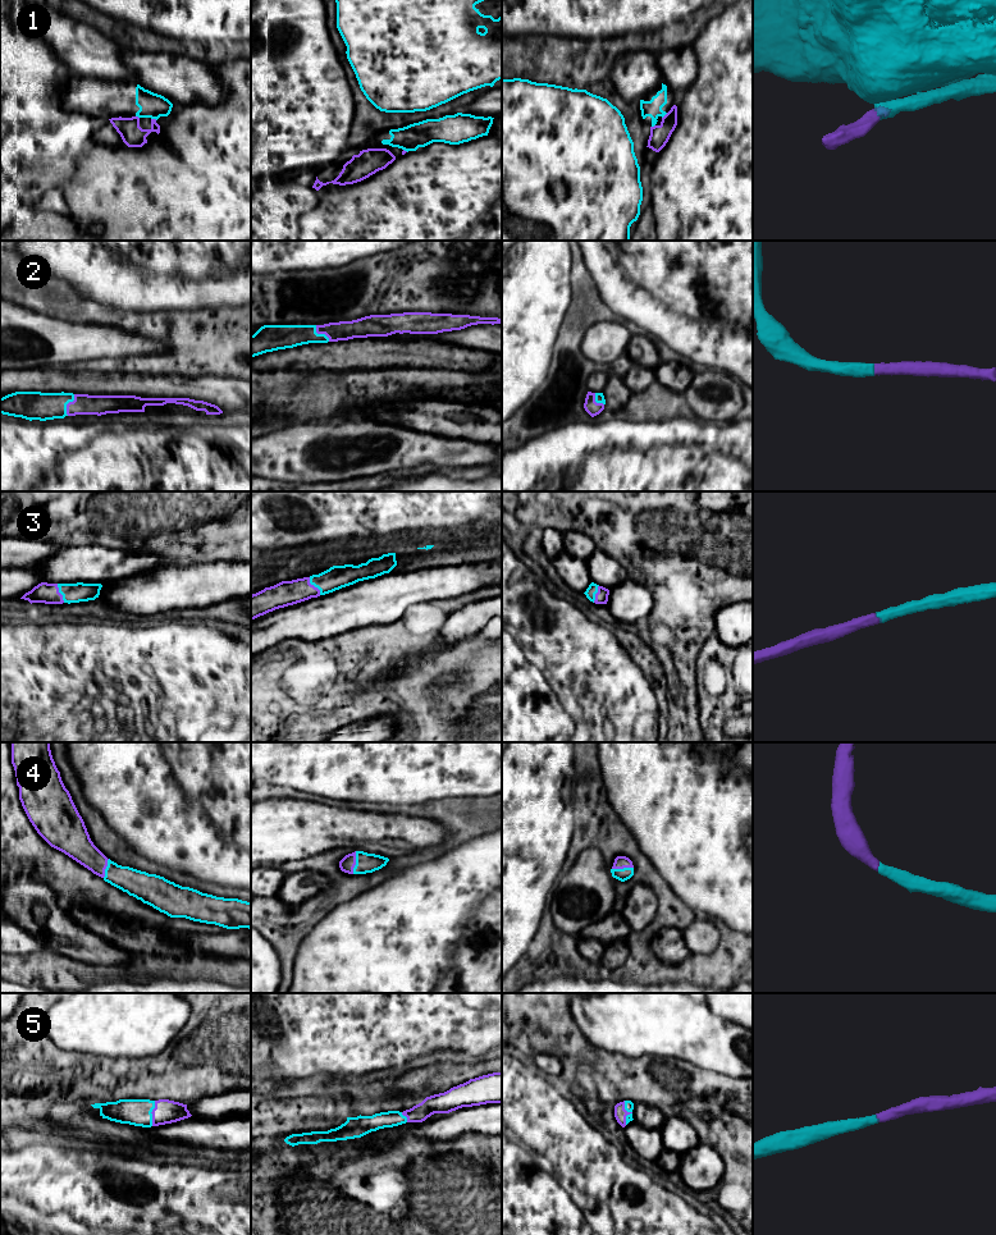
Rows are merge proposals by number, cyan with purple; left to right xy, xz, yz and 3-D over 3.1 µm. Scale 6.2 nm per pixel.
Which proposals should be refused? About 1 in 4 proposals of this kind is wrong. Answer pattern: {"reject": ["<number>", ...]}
{"reject": ["1"]}

